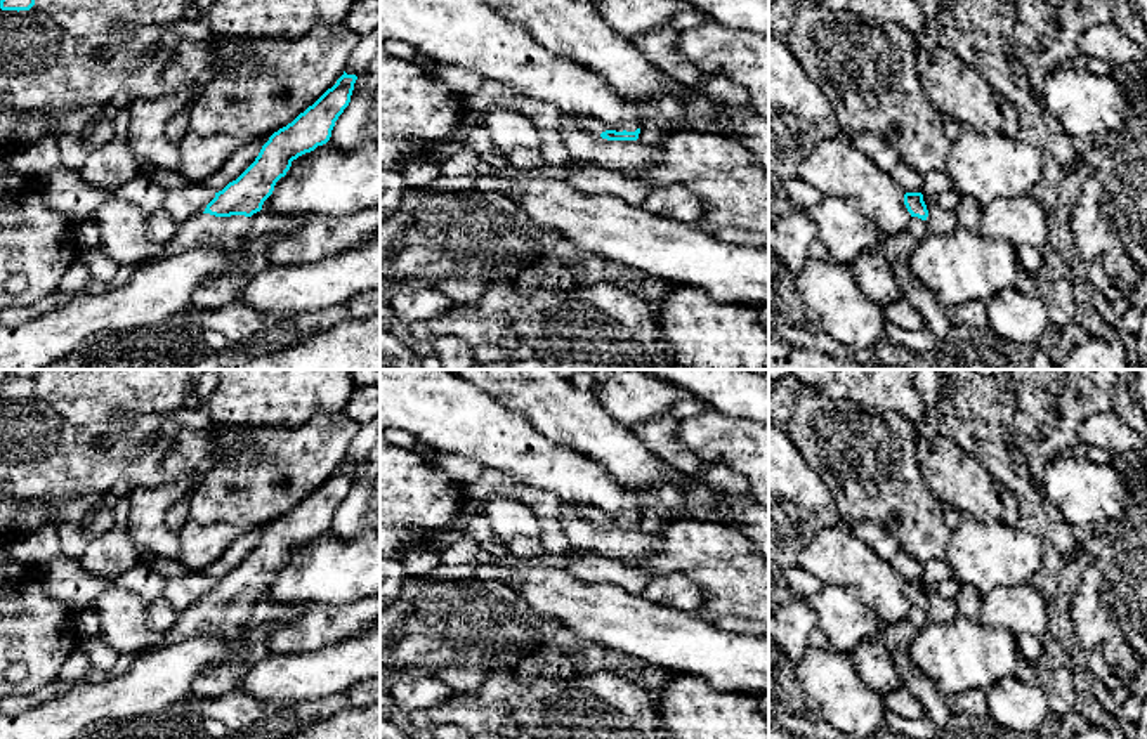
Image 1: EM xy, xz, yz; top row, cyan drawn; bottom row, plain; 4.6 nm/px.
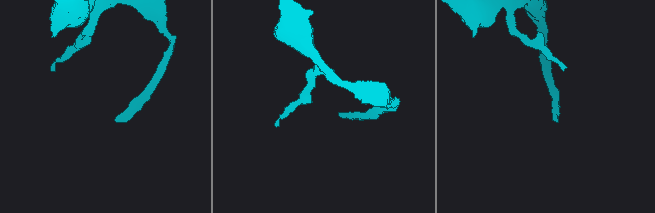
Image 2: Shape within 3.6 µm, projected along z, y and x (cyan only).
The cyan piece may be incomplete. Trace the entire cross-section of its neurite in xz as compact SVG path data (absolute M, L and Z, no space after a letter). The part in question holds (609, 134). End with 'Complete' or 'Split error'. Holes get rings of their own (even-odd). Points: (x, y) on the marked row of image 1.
M581 116L580 127L607 141L637 141L640 134L639 123L633 121L621 125L609 125L599 118L590 120L587 116Z. Split error

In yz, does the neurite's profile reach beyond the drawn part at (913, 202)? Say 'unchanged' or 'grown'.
grown

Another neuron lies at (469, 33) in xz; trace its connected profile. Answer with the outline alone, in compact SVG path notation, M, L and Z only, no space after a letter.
M380 0L380 43L385 40L406 42L432 62L465 68L521 95L552 102L562 114L599 118L609 125L652 121L673 125L677 130L689 127L685 108L675 95L649 101L623 99L606 76L555 56L505 12L481 0Z

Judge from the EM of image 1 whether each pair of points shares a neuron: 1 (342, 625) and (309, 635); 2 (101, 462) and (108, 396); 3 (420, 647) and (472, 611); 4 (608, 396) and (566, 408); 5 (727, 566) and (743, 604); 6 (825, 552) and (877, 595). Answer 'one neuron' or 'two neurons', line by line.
1: one neuron
2: two neurons
3: one neuron
4: two neurons
5: one neuron
6: one neuron

